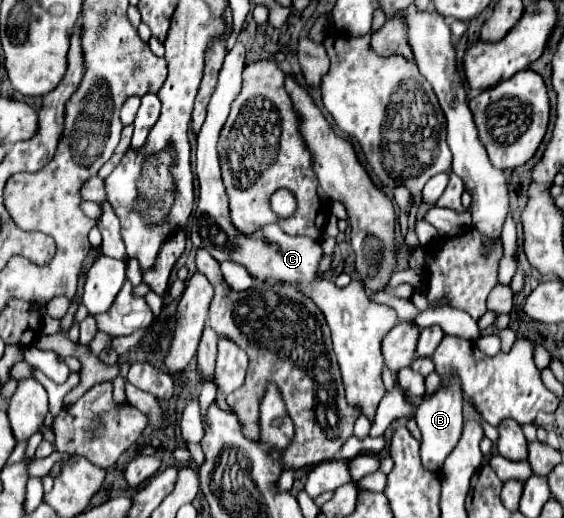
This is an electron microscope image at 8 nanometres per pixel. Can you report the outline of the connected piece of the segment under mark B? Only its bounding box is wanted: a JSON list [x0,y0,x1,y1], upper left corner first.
[416,380,462,470]

